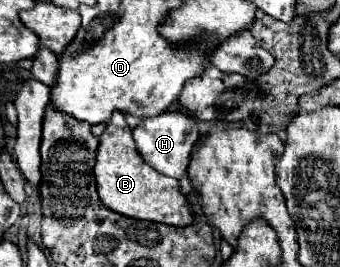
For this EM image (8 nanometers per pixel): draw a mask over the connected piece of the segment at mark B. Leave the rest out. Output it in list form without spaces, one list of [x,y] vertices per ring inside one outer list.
[[[113,112],[105,132],[99,136],[97,164],[93,172],[99,198],[107,204],[107,208],[113,208],[115,212],[121,212],[129,218],[163,222],[171,226],[189,226],[193,222],[191,206],[187,202],[187,196],[181,194],[179,182],[175,178],[159,174],[151,164],[143,160],[143,156],[135,148],[131,128],[127,126],[123,112]]]

